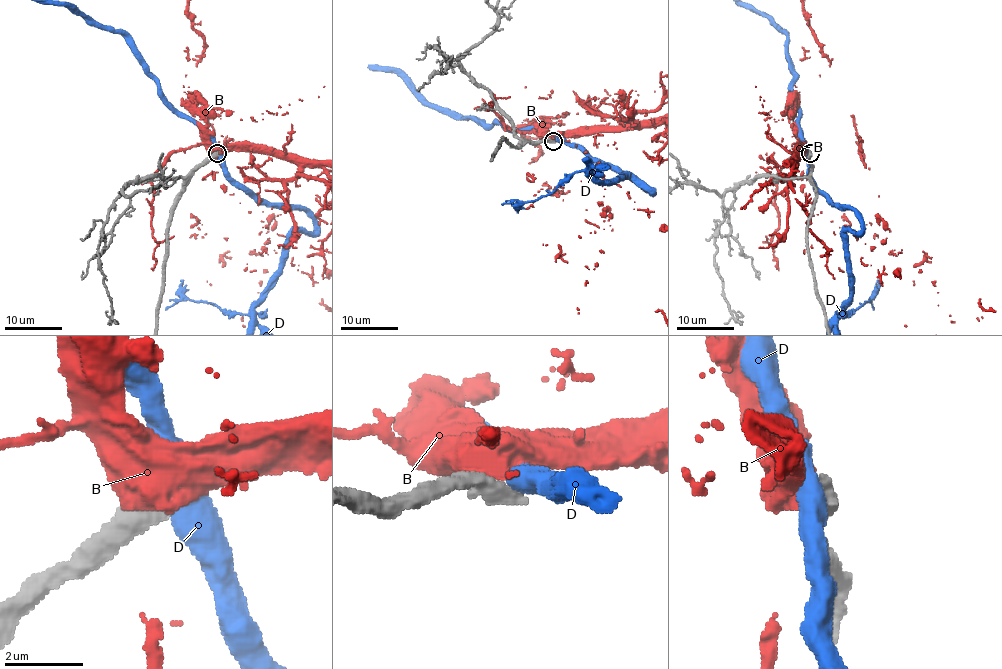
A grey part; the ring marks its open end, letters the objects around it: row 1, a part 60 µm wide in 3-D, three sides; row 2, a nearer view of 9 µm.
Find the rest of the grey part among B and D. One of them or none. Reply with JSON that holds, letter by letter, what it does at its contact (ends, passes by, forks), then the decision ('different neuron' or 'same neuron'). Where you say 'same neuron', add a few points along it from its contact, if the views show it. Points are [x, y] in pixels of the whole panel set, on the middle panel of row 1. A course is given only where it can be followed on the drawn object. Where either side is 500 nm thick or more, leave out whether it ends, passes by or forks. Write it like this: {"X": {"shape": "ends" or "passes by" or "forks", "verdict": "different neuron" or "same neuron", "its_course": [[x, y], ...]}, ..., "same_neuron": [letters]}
{"B": {"verdict": "different neuron"}, "D": {"verdict": "different neuron"}, "same_neuron": []}

